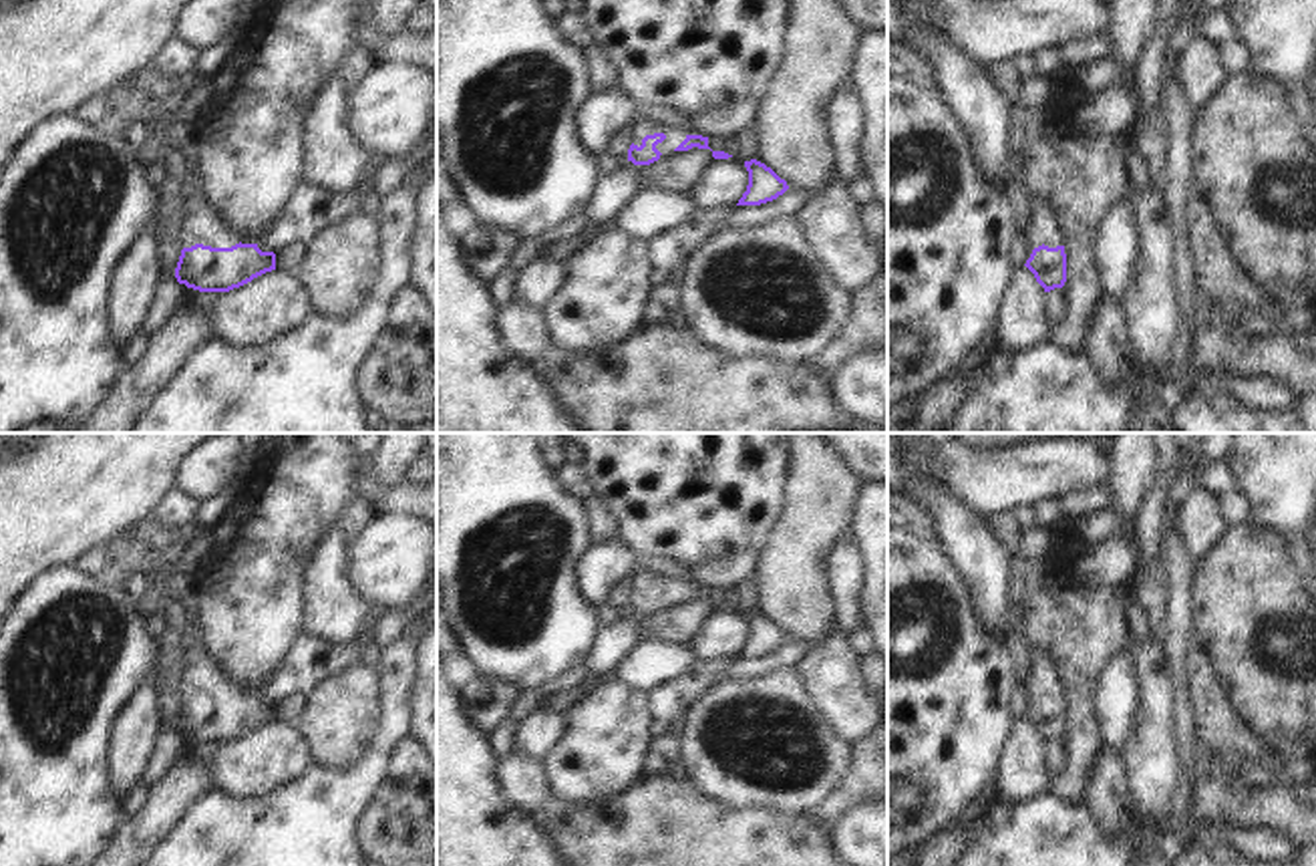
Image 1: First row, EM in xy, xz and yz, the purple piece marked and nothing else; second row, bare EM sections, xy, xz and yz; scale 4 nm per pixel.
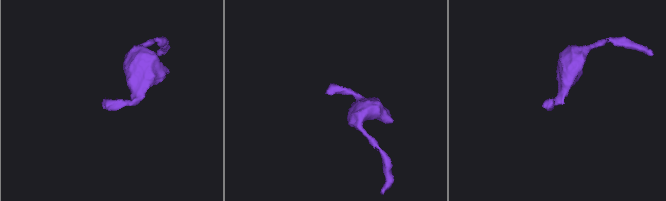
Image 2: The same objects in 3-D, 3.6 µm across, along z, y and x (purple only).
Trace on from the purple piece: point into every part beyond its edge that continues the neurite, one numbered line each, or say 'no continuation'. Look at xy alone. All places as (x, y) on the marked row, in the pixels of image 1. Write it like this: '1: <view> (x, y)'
1: xy (127, 107)

